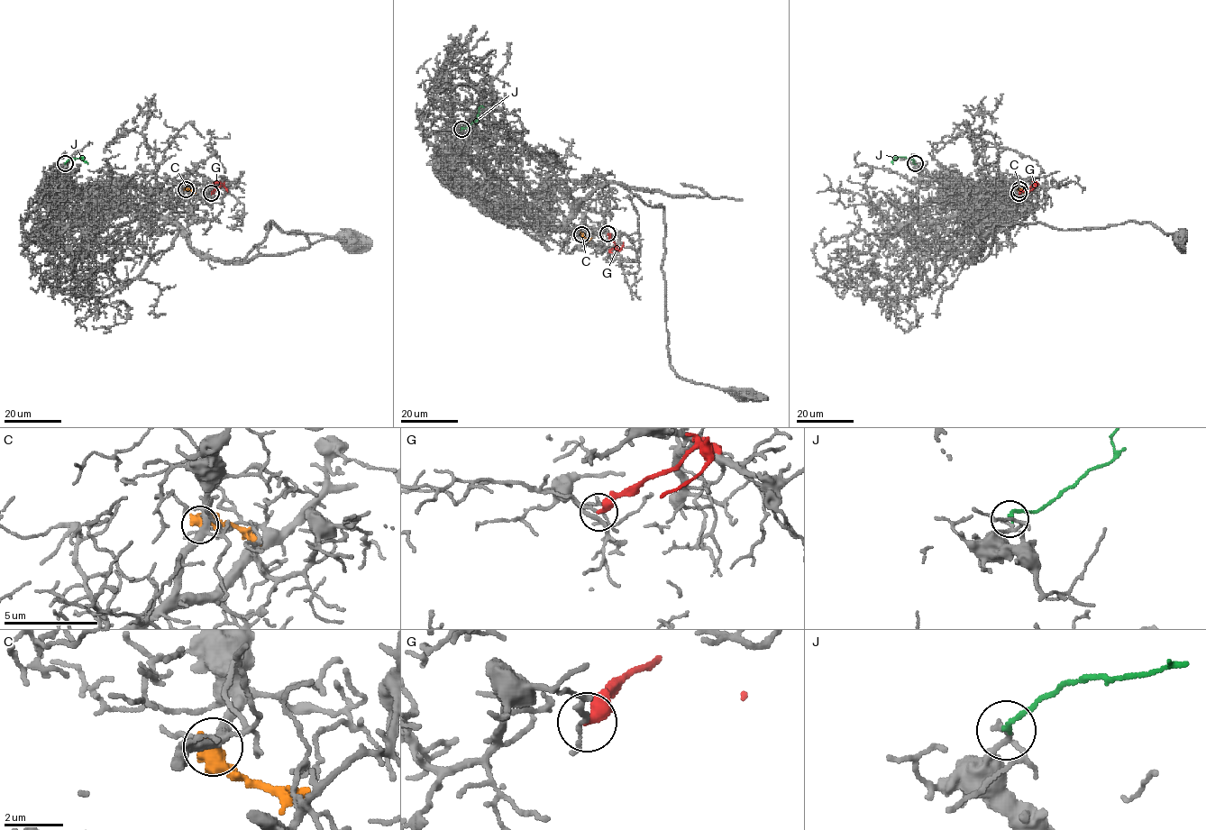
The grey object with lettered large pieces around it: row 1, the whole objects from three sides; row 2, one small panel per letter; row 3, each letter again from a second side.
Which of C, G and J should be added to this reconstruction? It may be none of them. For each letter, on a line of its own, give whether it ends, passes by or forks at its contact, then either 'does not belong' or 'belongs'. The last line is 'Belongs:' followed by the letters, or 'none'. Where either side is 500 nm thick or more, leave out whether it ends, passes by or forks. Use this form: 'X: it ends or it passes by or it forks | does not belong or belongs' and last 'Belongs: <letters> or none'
C: does not belong
G: it ends | does not belong
J: it ends | belongs
Belongs: J

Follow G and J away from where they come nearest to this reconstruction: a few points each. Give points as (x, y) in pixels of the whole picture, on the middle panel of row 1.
G: (607, 233), (616, 248), (620, 250), (623, 242)
J: (461, 129), (477, 120), (479, 108), (483, 107)

